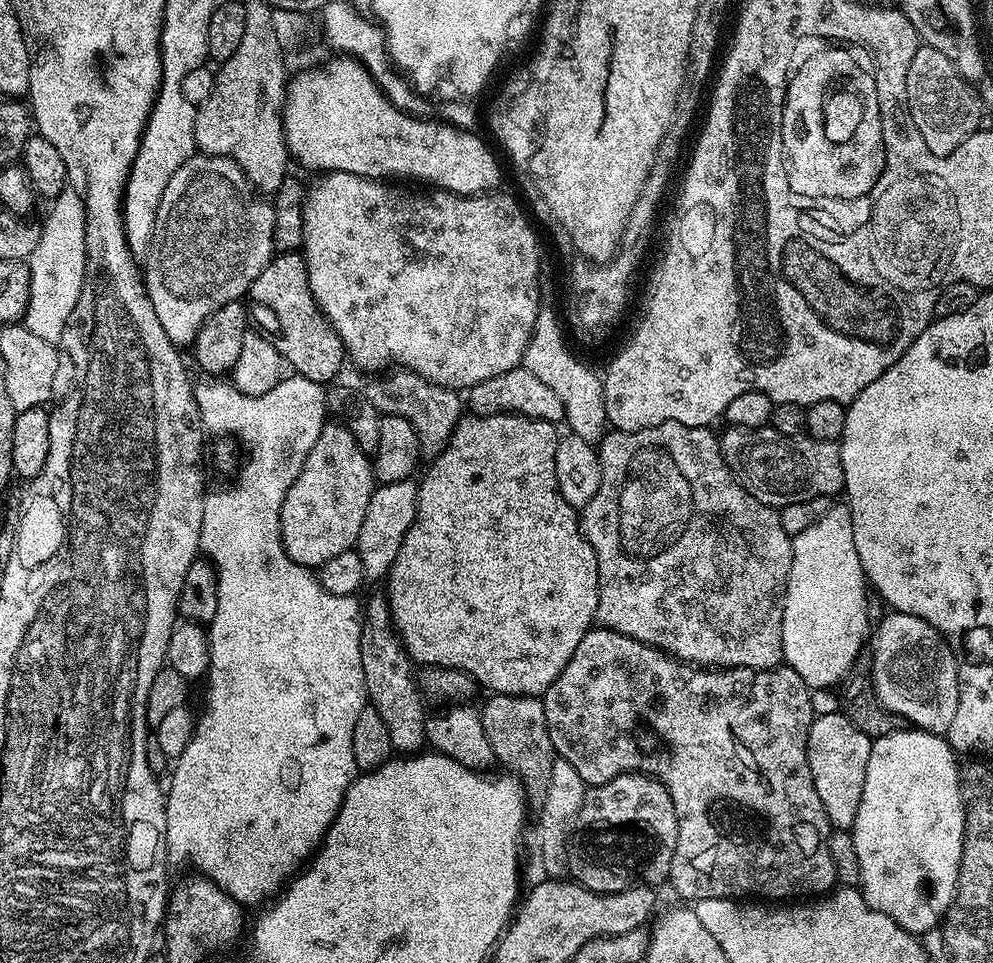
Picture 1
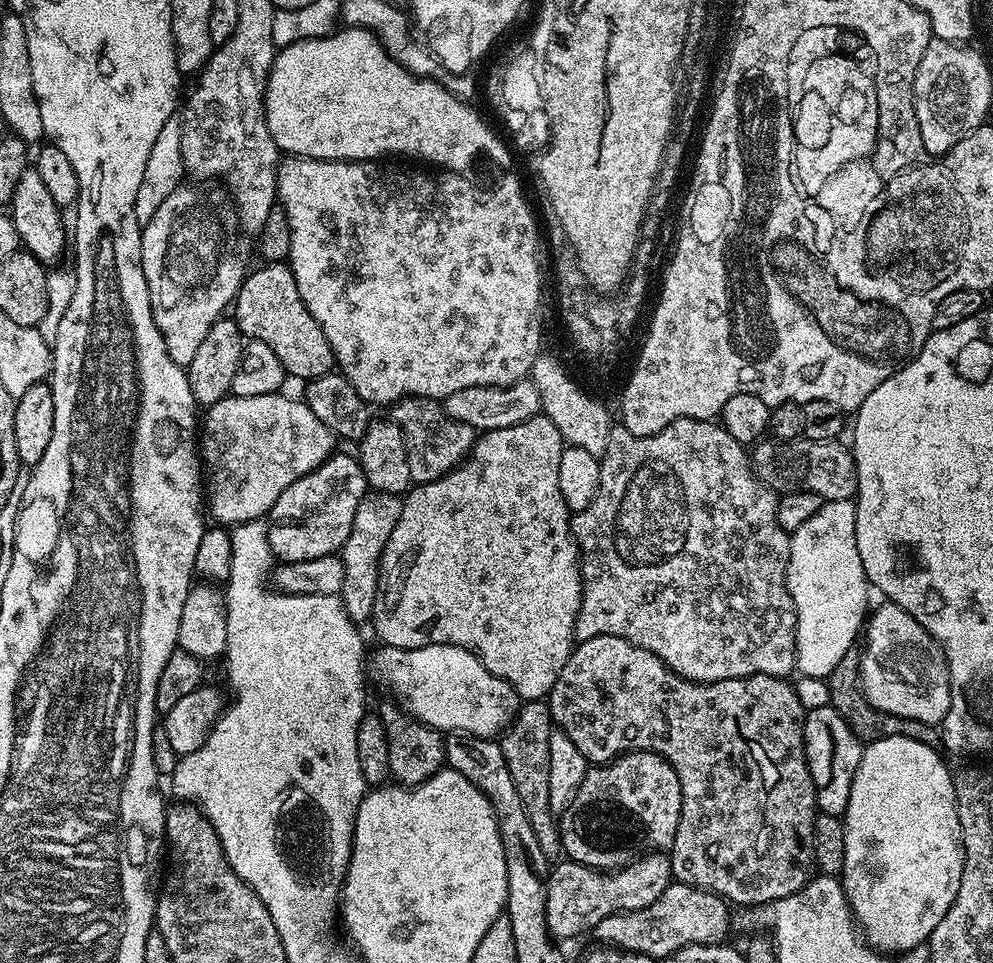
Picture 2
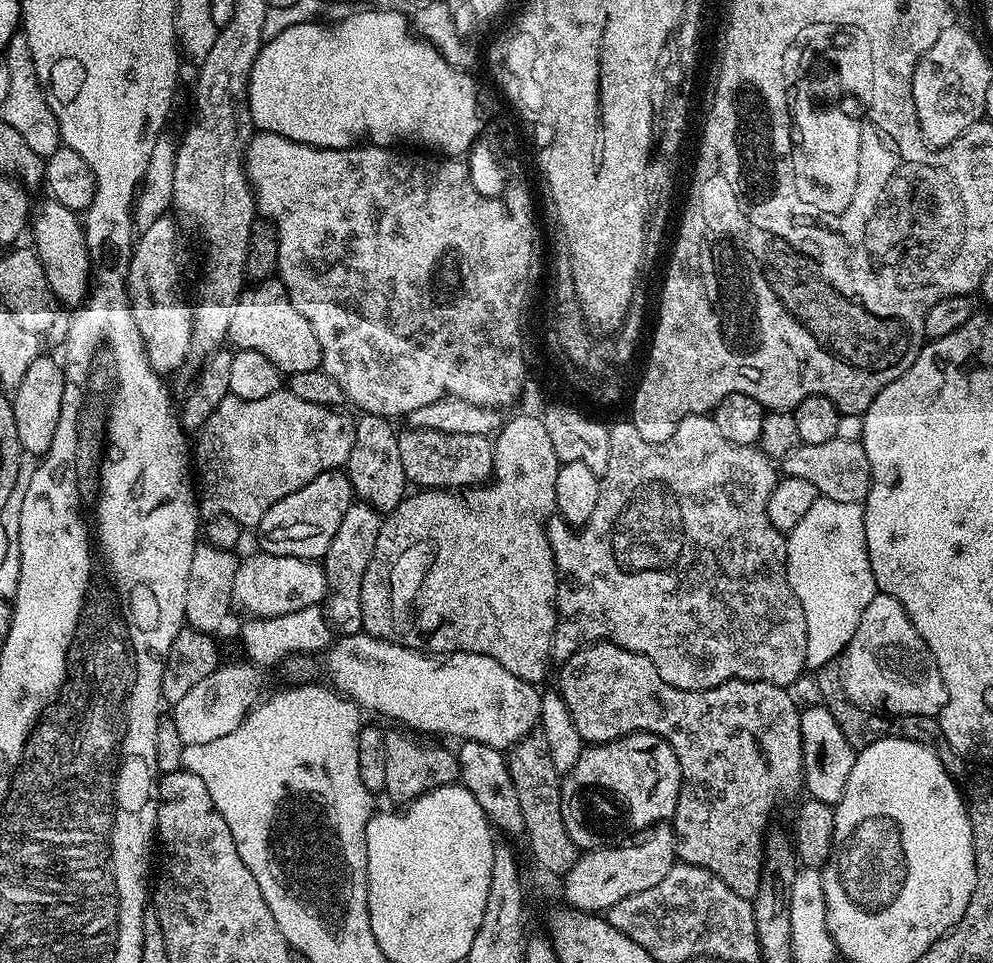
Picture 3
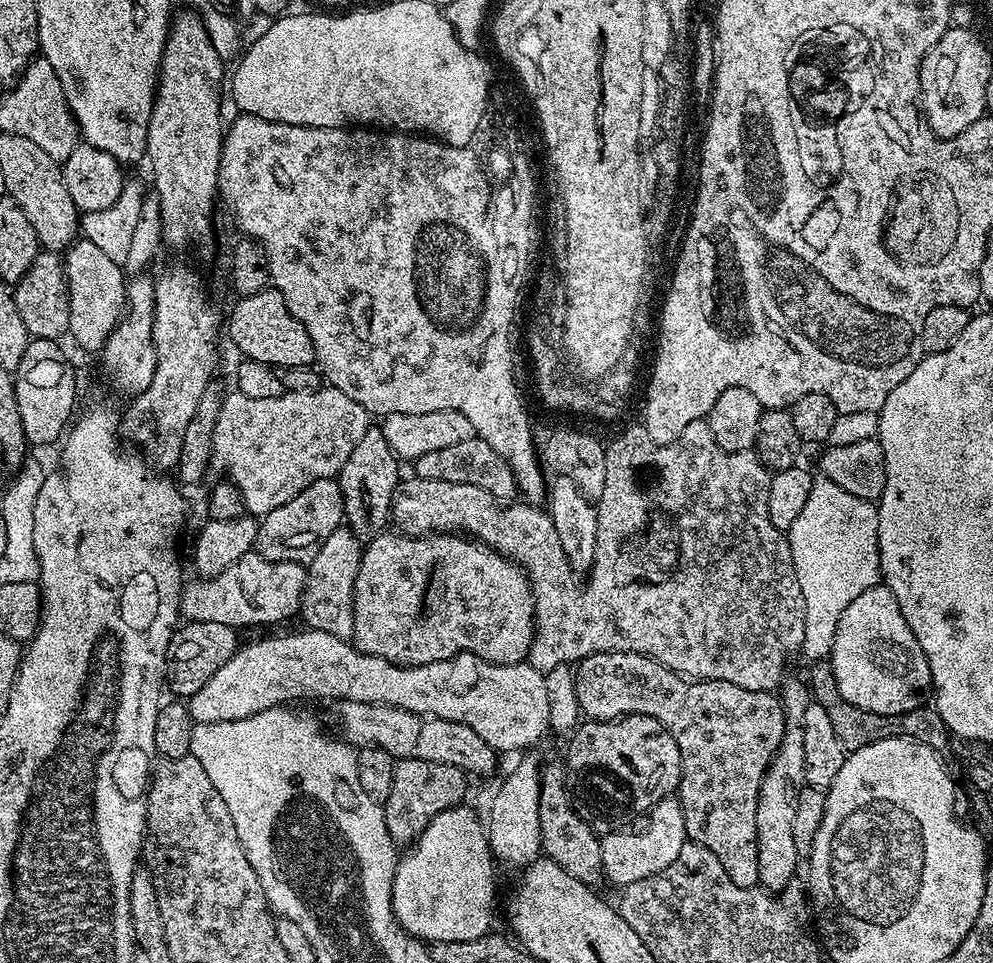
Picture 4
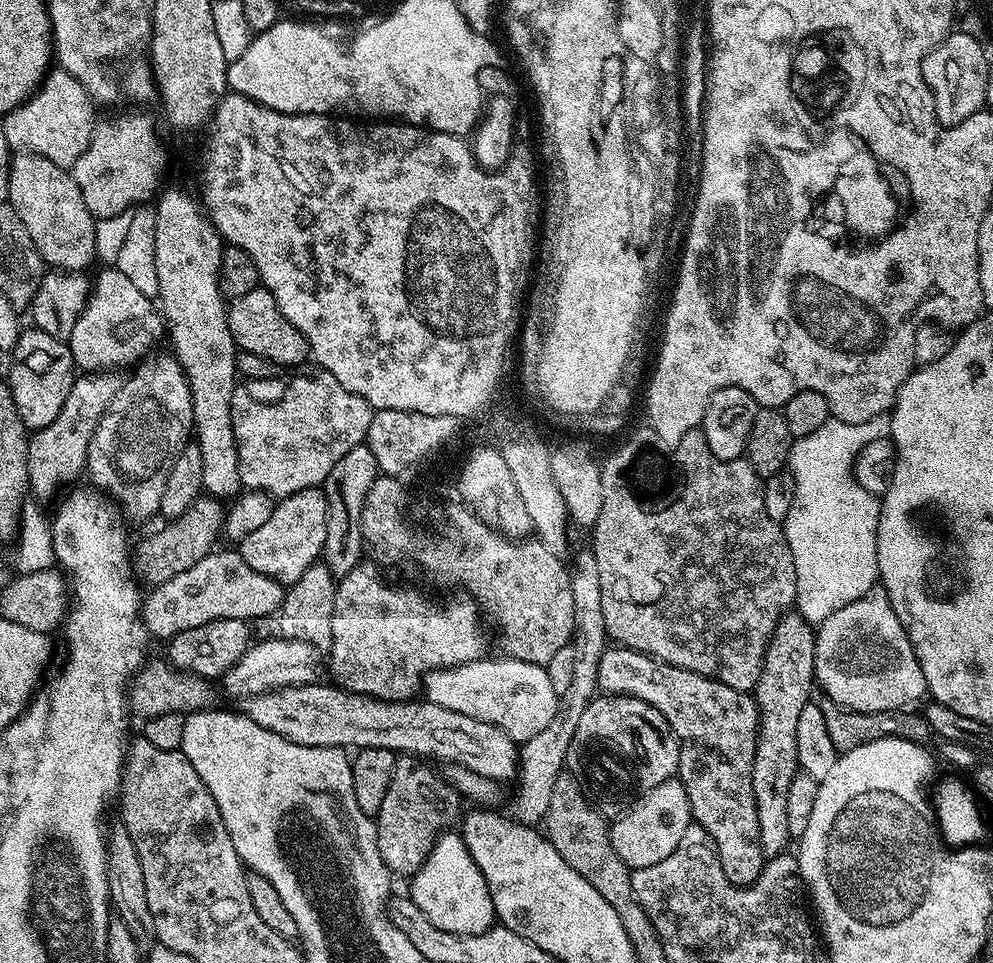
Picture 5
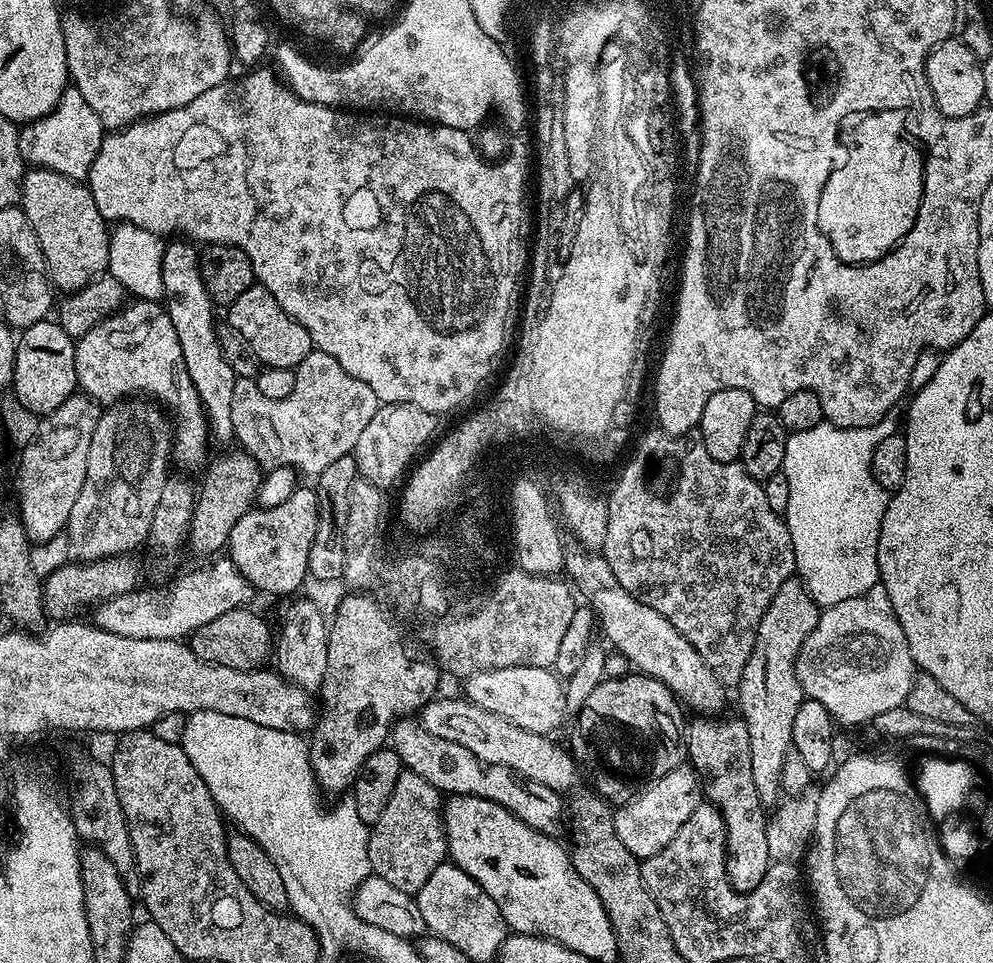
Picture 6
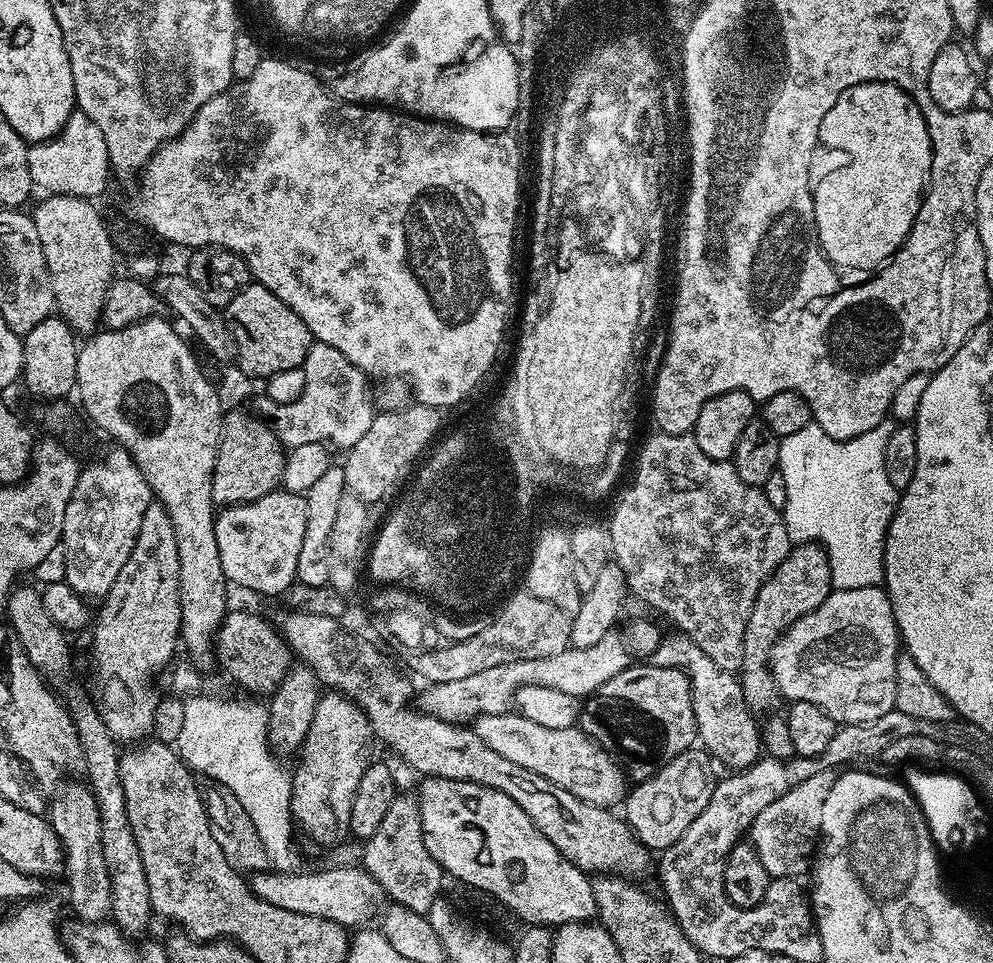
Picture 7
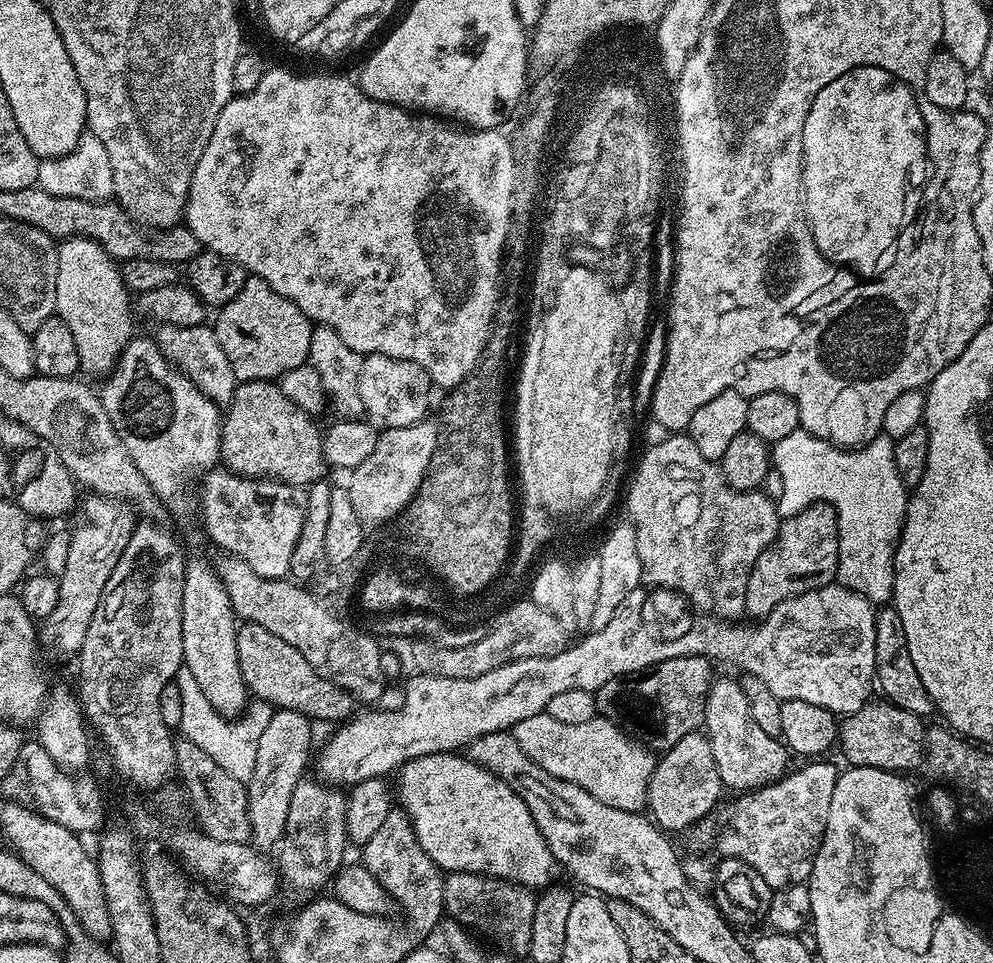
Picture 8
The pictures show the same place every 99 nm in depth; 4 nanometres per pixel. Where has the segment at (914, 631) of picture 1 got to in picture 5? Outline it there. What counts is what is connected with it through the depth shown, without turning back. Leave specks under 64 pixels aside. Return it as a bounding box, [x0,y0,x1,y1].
[815,586,928,712]

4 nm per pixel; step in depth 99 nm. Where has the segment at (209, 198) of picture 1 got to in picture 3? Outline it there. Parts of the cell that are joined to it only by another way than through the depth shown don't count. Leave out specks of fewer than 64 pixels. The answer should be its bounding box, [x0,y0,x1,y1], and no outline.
[126,215,192,374]

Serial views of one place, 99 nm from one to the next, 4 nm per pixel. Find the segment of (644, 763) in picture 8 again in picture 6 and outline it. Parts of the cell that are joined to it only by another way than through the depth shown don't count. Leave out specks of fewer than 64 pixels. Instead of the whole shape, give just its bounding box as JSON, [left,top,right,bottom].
[419,695,582,794]

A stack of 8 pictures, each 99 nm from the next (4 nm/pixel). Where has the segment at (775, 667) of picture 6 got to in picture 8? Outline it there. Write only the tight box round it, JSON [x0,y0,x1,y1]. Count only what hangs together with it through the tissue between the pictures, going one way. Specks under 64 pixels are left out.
[744,504,838,618]

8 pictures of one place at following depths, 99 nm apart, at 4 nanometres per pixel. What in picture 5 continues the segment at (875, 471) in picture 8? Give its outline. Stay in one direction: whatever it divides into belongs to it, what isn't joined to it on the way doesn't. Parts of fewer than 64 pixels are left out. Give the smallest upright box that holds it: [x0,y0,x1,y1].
[782,414,892,626]

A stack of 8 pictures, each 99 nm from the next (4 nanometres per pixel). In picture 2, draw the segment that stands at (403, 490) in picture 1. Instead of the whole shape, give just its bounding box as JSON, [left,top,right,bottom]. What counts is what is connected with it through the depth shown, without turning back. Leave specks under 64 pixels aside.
[339,491,403,622]

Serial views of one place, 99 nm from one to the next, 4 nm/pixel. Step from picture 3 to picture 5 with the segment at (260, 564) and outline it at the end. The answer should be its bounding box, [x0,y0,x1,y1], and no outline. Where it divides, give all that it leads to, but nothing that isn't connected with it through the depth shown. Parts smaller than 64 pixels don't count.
[142,550,285,642]

